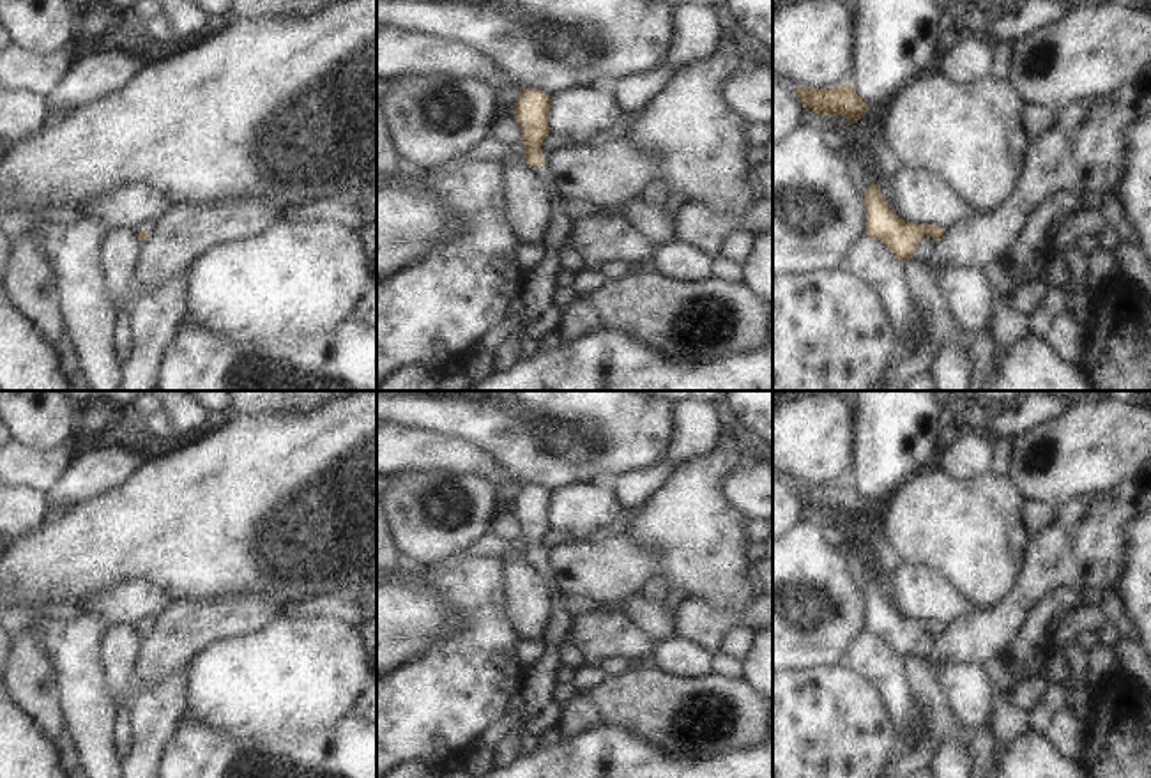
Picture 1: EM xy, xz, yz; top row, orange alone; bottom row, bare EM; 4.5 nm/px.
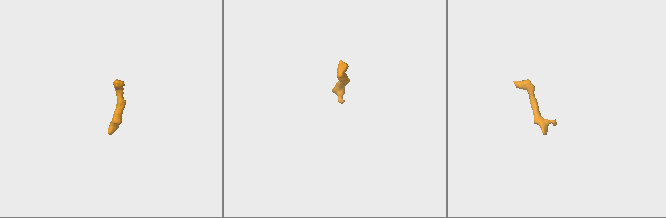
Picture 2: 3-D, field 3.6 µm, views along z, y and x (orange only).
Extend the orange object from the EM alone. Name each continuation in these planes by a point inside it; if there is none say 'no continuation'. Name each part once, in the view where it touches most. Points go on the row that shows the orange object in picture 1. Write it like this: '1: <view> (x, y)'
1: xz (538, 287).

